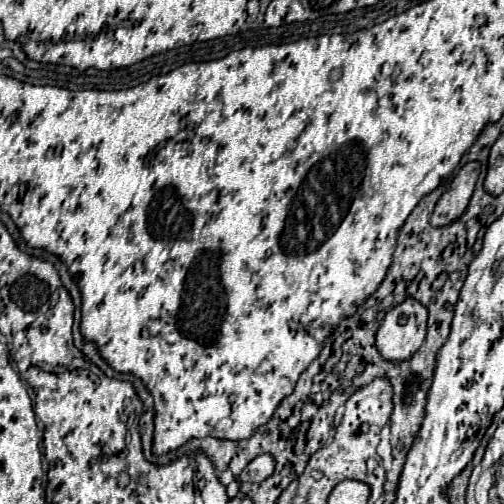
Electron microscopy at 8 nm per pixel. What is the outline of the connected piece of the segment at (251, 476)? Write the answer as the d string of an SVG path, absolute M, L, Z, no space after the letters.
M261 454L261 458L249 462L241 476L245 476L245 480L249 482L263 482L265 478L269 478L269 474L273 474L273 458L269 458L269 454Z

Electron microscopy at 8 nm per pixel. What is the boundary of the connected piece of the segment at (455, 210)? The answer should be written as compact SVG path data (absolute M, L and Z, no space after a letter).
M469 162L459 170L459 174L451 182L451 188L441 196L441 200L433 210L433 216L431 216L433 226L449 226L451 222L459 220L465 214L469 200L473 196L477 178L479 178L477 162Z

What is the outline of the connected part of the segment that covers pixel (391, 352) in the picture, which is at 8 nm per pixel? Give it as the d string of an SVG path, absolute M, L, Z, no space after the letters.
M413 298L385 314L377 330L377 348L385 360L405 362L423 344L427 334L427 308Z

